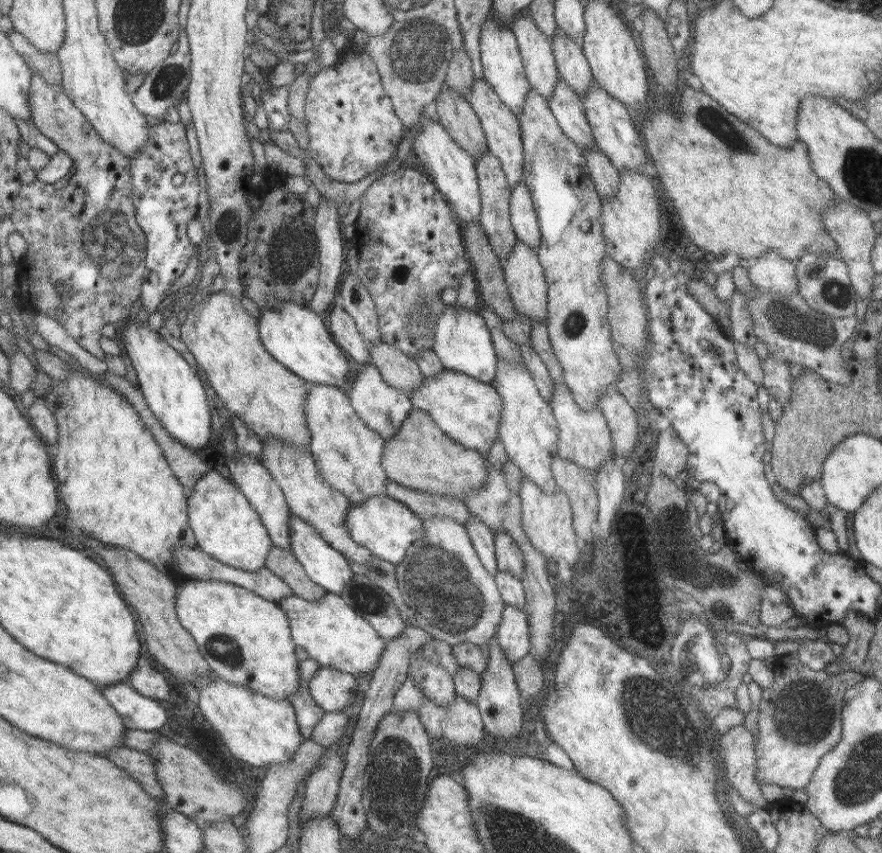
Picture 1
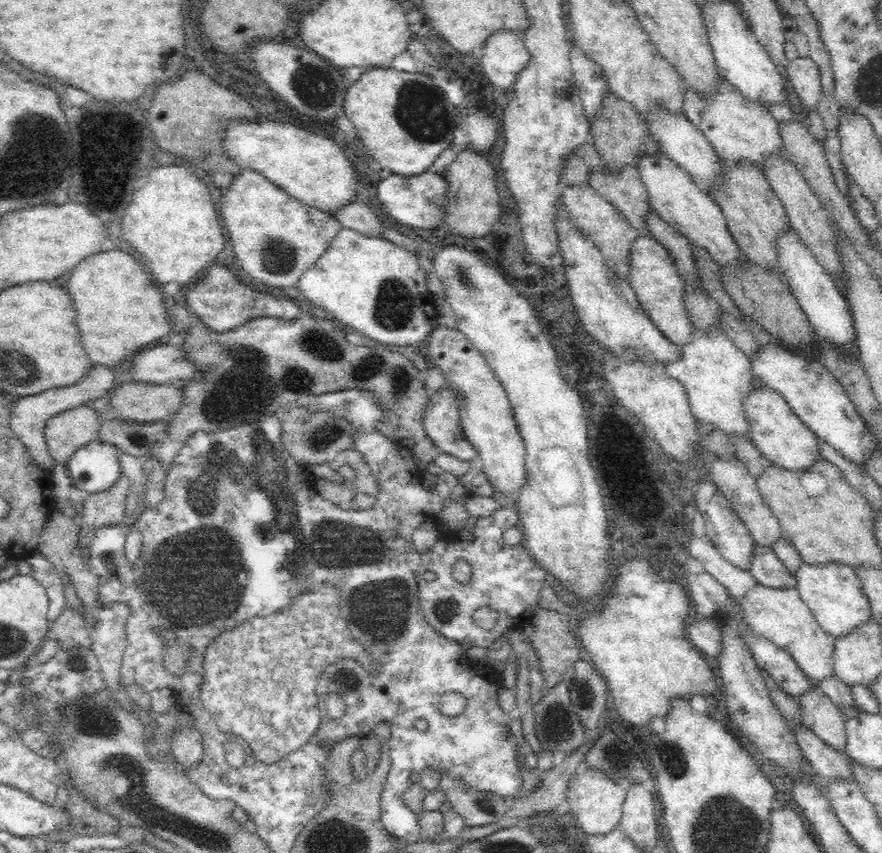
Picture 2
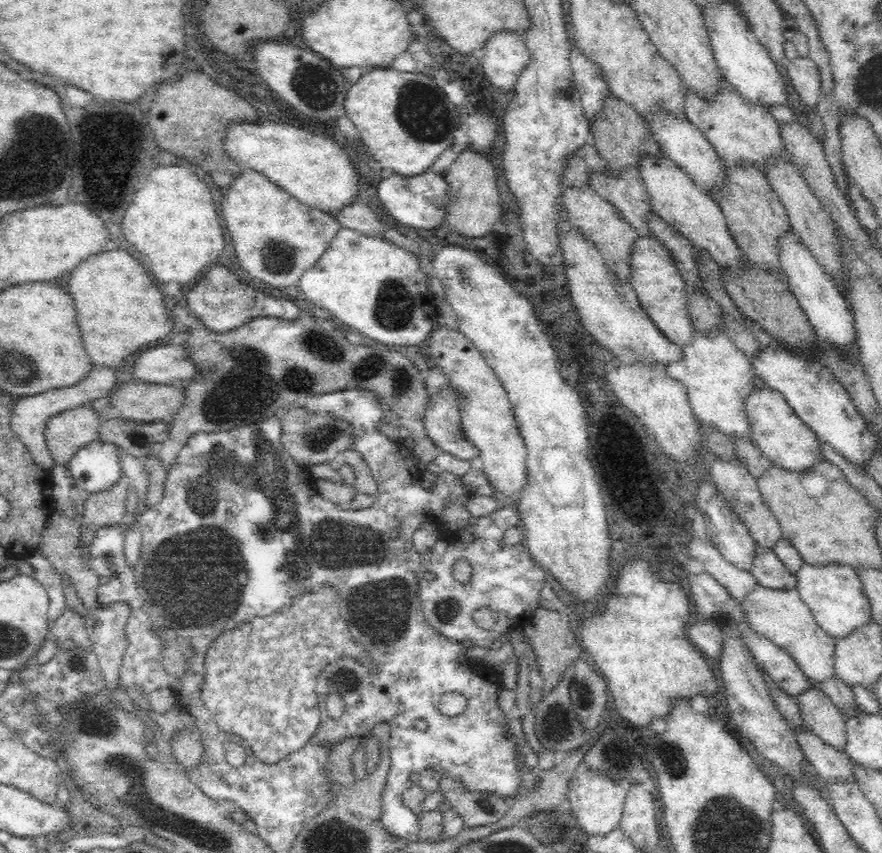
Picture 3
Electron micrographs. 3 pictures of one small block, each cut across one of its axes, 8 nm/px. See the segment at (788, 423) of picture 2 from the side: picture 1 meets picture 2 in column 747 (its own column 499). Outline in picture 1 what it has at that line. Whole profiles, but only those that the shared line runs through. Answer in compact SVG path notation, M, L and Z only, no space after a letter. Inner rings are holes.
M445 368L437 374L425 376L421 386L409 392L409 398L413 402L413 408L429 412L435 426L441 428L445 436L449 436L455 444L461 444L463 448L487 454L495 438L499 438L497 424L501 418L503 400L491 384L481 382L469 374Z

